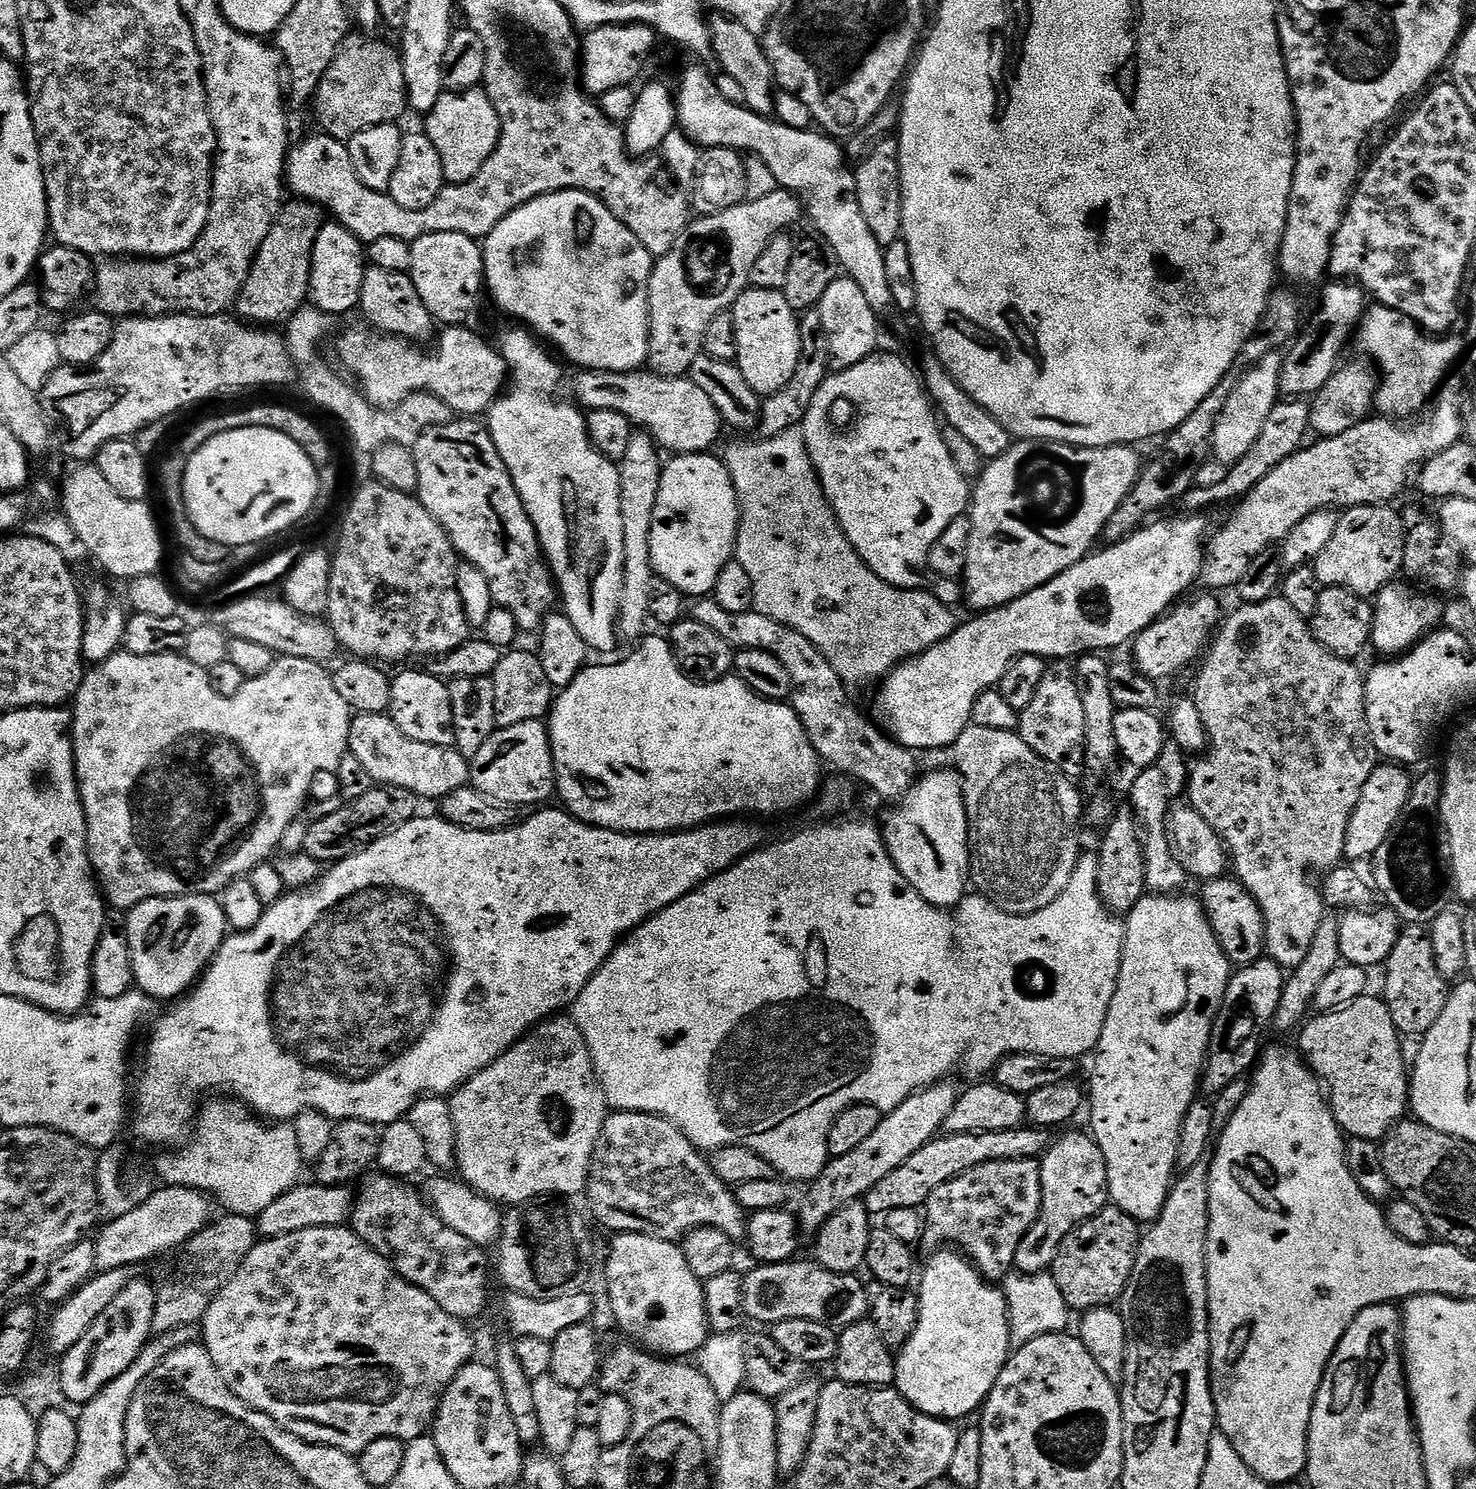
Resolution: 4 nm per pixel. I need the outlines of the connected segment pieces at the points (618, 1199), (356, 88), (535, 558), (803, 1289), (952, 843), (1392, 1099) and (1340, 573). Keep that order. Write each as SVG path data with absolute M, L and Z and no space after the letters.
M619 1110L609 1111L608 1116L604 1120L602 1126L602 1134L596 1143L596 1149L592 1155L590 1162L590 1170L588 1171L588 1182L586 1185L586 1197L588 1196L588 1204L592 1207L592 1212L596 1215L596 1220L600 1224L605 1224L609 1228L609 1233L623 1234L625 1232L637 1232L639 1236L649 1236L650 1238L658 1238L659 1240L671 1240L673 1242L683 1241L689 1232L696 1228L717 1228L722 1230L722 1234L726 1234L734 1242L740 1242L745 1239L748 1231L748 1221L744 1207L736 1200L735 1191L729 1185L722 1182L722 1178L718 1178L718 1174L714 1174L709 1157L705 1155L701 1149L690 1142L690 1138L686 1138L686 1134L682 1134L682 1130L678 1130L678 1126L674 1126L662 1116L654 1116L651 1112L622 1112Z
M350 34L342 42L334 62L326 70L322 82L314 97L316 104L316 120L320 123L319 131L325 136L333 136L336 140L350 141L354 134L379 124L396 124L403 112L409 111L404 90L404 71L402 58L395 47L392 48L384 40L375 40L372 34Z
M454 418L448 424L434 426L413 444L412 457L418 466L418 486L415 495L430 510L430 514L446 530L452 547L467 563L478 566L490 582L492 603L510 610L521 633L539 633L545 618L554 611L558 600L558 585L548 561L542 555L540 539L532 520L526 514L522 498L498 454L487 427L476 418Z
M815 1259L787 1260L781 1264L760 1264L752 1273L744 1276L742 1286L742 1306L749 1321L771 1326L778 1322L787 1322L790 1318L806 1318L810 1322L822 1322L837 1330L843 1330L869 1315L868 1284L859 1280L859 1275L847 1272L831 1272L816 1263Z
M955 770L949 772L932 772L921 775L913 784L912 789L899 801L900 812L888 812L884 816L882 831L884 845L888 848L894 866L904 875L906 882L939 908L955 909L964 899L970 888L970 850L968 849L968 819L964 805L964 791L960 774Z
M1372 994L1359 996L1352 1004L1347 1004L1345 1008L1339 1008L1336 1012L1313 1015L1299 1032L1299 1051L1308 1067L1317 1077L1322 1078L1326 1085L1327 1099L1332 1105L1332 1113L1349 1137L1383 1141L1384 1137L1409 1115L1410 1064L1404 1059L1401 1034L1394 1026L1390 1010L1384 1005L1383 999L1376 997L1375 1000Z
M1361 504L1358 508L1347 509L1337 519L1326 550L1316 559L1318 582L1324 588L1345 588L1356 596L1375 597L1401 575L1405 535L1406 523L1388 504Z

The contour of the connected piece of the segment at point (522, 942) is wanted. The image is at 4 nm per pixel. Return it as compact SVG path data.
M544 806L539 810L533 811L536 813L534 813L529 820L528 817L521 819L516 827L507 828L505 832L467 832L458 826L454 826L450 822L446 822L439 815L417 815L415 820L406 822L402 827L397 828L392 835L383 836L382 839L376 840L368 848L363 848L362 851L356 852L353 856L347 856L345 860L335 861L335 863L323 873L322 878L317 880L311 887L307 887L303 891L289 891L281 900L274 901L272 905L269 903L267 907L263 909L260 921L258 921L252 929L248 929L245 932L233 931L231 935L225 939L224 944L216 952L216 956L213 957L212 963L204 969L203 976L196 981L191 991L179 997L171 1006L165 1007L168 1009L166 1009L160 1017L157 1015L155 1019L151 1021L151 1024L153 1024L152 1029L148 1032L148 1045L144 1048L144 1069L142 1069L137 1076L135 1073L134 1076L134 1111L130 1116L130 1132L132 1128L133 1134L136 1135L138 1139L145 1140L148 1144L179 1145L181 1141L189 1135L190 1129L193 1127L194 1117L198 1112L196 1096L202 1095L203 1092L212 1092L208 1094L227 1094L229 1097L239 1100L241 1104L251 1109L255 1115L268 1122L291 1122L295 1120L299 1112L320 1112L333 1122L361 1120L362 1122L370 1122L377 1126L395 1124L396 1121L403 1120L407 1117L408 1112L416 1100L429 1094L451 1094L455 1092L456 1089L459 1088L460 1085L465 1084L471 1076L478 1074L478 1070L490 1066L490 1062L494 1062L499 1056L506 1054L506 1050L513 1048L513 1046L518 1043L523 1036L527 1036L537 1024L555 1017L557 1014L563 1013L565 1009L572 1005L578 998L578 994L582 994L586 982L590 982L592 975L608 961L612 951L616 949L617 944L619 944L625 936L632 933L632 931L640 927L640 925L646 923L654 914L666 910L666 906L678 902L678 898L690 894L696 888L701 888L707 880L714 878L719 872L724 872L727 868L733 868L739 860L743 860L744 857L749 856L750 853L757 851L757 849L765 843L763 830L756 825L759 823L752 818L725 818L719 822L703 824L700 828L688 828L684 832L633 834L631 832L615 832L614 830L606 830L605 828L595 828L593 824L583 824L581 820L577 820L576 817L567 810L561 810L559 807L556 807L557 809L548 807L552 806Z

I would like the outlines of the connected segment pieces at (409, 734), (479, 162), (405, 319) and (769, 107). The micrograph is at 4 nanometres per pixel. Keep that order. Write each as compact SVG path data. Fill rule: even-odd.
M404 672L392 681L390 706L388 712L392 721L406 734L406 738L414 738L414 742L430 742L430 746L443 748L456 747L456 731L454 730L454 710L448 684L431 676L429 672Z
M472 88L469 92L445 92L434 102L434 110L426 113L426 131L442 157L442 170L448 184L465 184L486 166L486 158L494 154L500 141L498 110L487 92Z
M371 266L365 267L358 308L359 311L364 311L365 318L369 320L367 323L375 331L390 336L400 336L404 340L431 341L438 328L430 310L426 310L418 290L414 287L411 275L406 272L382 270Z
M716 14L711 17L710 27L712 30L712 49L716 55L715 63L720 72L730 74L735 78L742 94L746 97L745 108L749 108L754 114L771 117L776 110L776 97L778 85L776 75L770 66L770 58L766 58L761 37L757 33L746 30L742 22L731 20L723 14Z

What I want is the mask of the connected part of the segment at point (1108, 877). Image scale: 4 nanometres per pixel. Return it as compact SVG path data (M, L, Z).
M1117 807L1108 827L1103 829L1098 847L1098 894L1105 908L1113 914L1127 914L1146 894L1146 864L1140 841L1140 826L1131 807Z

